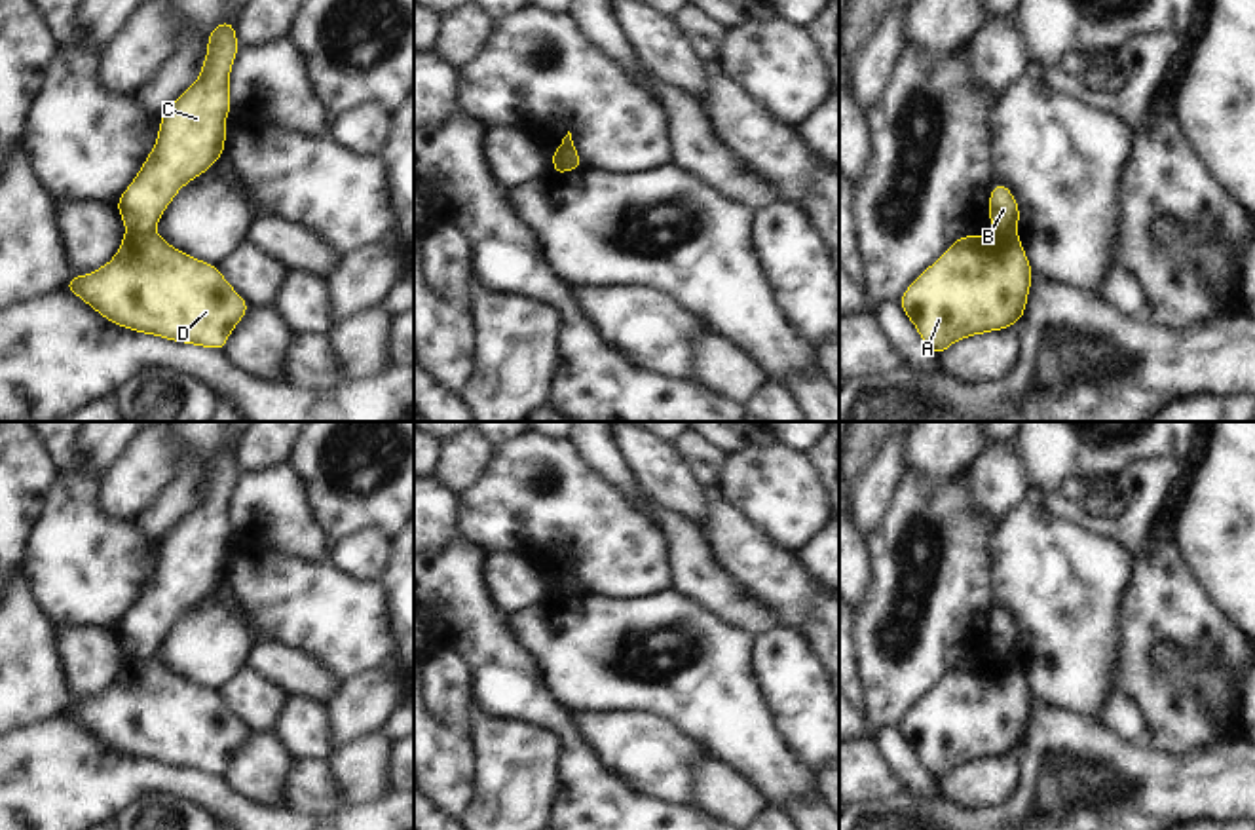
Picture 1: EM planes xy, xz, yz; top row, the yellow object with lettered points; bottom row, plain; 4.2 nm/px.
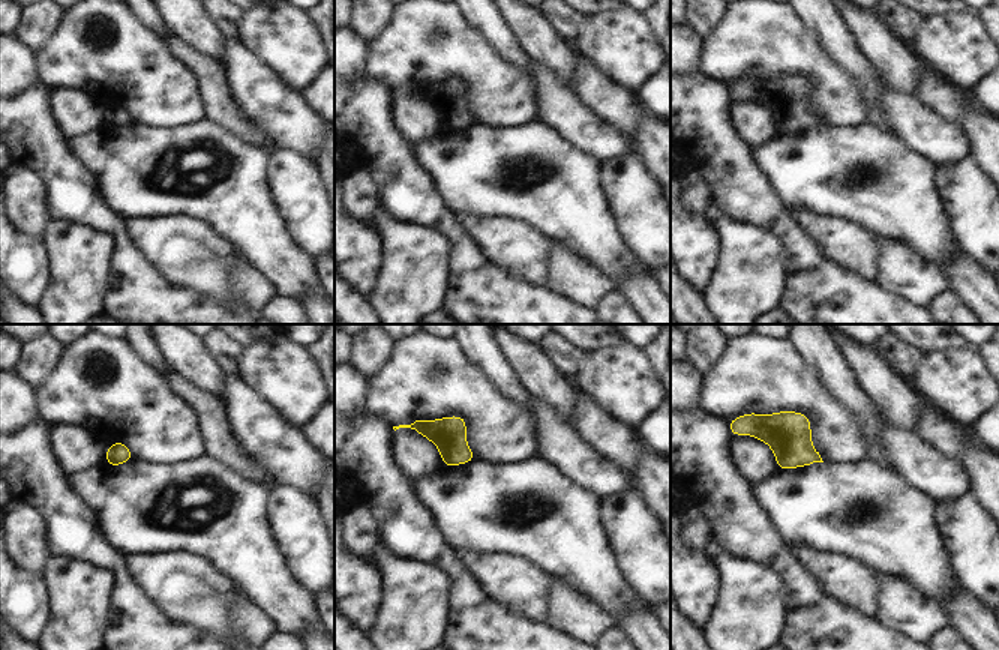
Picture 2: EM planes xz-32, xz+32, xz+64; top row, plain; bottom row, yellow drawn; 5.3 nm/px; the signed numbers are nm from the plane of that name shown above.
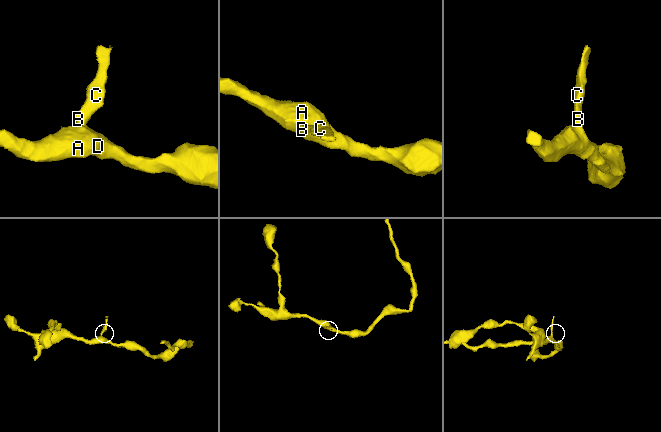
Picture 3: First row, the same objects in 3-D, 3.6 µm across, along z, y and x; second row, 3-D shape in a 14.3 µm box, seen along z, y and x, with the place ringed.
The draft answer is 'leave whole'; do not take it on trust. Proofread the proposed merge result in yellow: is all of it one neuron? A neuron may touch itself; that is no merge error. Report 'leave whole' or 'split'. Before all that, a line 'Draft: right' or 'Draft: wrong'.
Draft: wrong
split

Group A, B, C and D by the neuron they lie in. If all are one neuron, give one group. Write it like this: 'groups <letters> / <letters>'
groups A D / B C

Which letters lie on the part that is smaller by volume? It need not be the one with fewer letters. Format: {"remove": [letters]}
{"remove": ["B", "C"]}

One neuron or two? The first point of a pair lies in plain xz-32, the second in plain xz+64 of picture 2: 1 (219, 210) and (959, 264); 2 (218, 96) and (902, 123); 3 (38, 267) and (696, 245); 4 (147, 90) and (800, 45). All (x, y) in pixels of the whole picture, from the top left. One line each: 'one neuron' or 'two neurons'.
1: two neurons
2: one neuron
3: one neuron
4: one neuron

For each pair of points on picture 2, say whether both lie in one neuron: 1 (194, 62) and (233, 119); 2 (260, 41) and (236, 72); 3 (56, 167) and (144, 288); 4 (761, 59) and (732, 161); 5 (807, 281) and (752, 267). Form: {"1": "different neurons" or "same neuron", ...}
{"1": "same neuron", "2": "different neurons", "3": "same neuron", "4": "different neurons", "5": "different neurons"}

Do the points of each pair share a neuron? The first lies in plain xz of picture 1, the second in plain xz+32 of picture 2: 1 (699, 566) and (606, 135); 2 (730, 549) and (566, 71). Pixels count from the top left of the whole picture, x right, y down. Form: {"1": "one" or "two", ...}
{"1": "one", "2": "two"}

